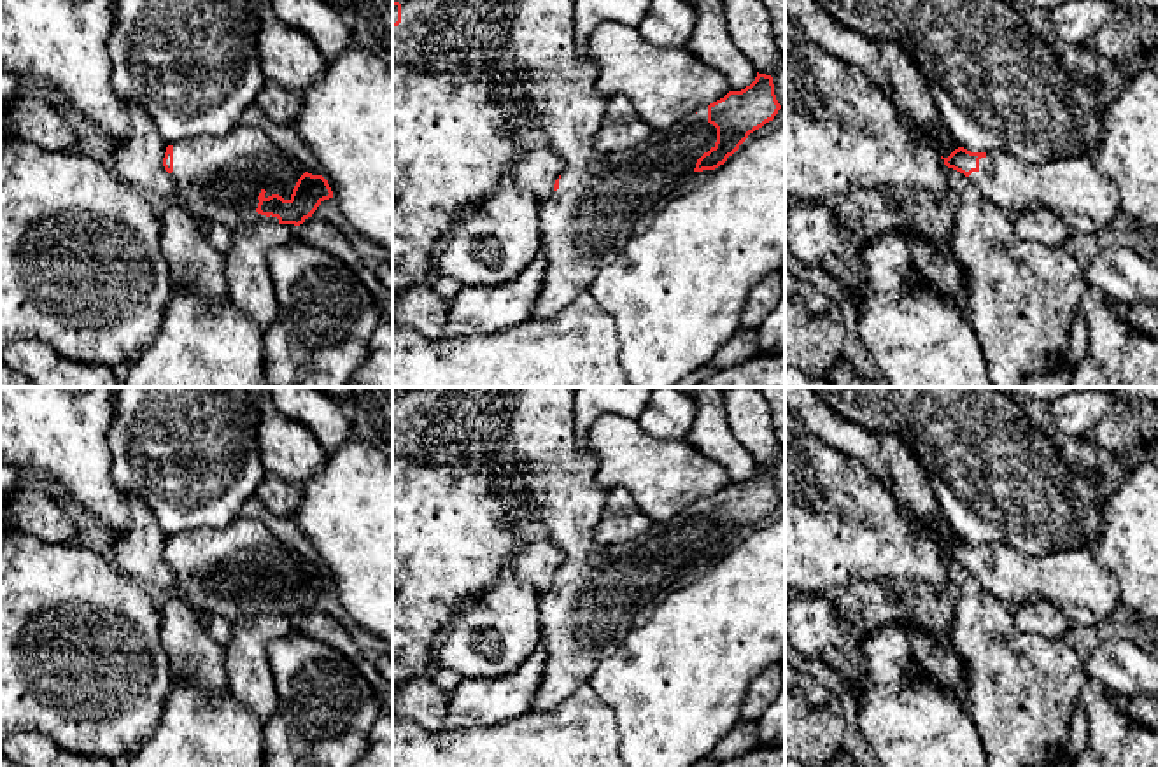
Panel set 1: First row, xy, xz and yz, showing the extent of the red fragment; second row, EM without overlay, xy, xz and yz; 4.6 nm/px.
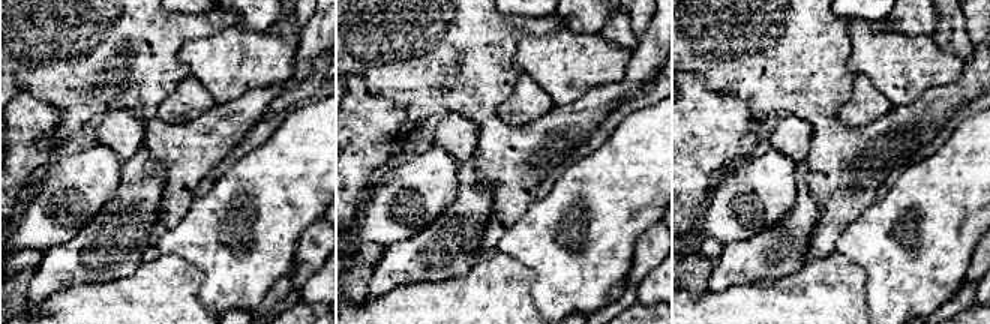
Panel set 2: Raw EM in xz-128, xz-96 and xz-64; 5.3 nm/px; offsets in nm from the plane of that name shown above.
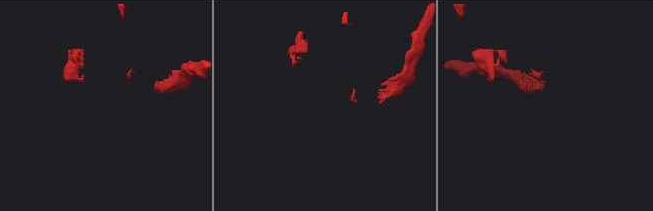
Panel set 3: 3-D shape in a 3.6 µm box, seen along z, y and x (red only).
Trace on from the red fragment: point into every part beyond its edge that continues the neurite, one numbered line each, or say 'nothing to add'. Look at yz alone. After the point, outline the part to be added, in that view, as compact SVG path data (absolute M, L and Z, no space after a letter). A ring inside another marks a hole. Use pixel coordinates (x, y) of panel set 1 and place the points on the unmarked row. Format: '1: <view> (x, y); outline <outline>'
1: yz (1073, 580); outline M990 545L969 571L1011 609L1048 599L1072 623L1098 625L1121 608L1119 581L1098 566L1093 550L1086 546L1028 557Z

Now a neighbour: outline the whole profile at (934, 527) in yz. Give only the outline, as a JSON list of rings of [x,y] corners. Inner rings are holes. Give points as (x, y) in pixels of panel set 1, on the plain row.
[[[941,511],[929,518],[907,518],[916,534],[925,539],[936,541],[943,550],[948,550],[960,536],[948,525]]]

